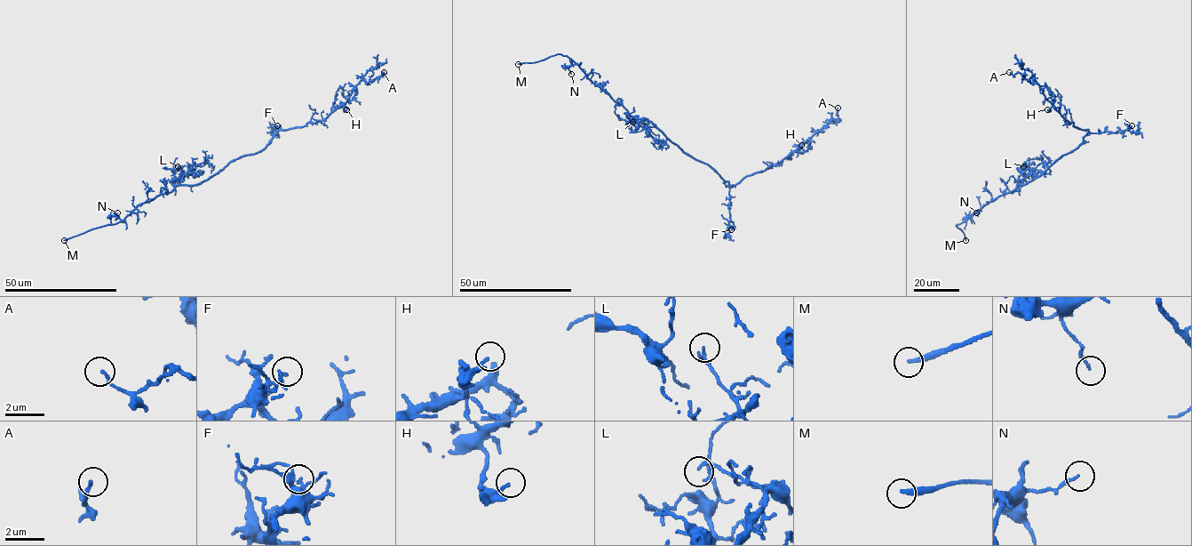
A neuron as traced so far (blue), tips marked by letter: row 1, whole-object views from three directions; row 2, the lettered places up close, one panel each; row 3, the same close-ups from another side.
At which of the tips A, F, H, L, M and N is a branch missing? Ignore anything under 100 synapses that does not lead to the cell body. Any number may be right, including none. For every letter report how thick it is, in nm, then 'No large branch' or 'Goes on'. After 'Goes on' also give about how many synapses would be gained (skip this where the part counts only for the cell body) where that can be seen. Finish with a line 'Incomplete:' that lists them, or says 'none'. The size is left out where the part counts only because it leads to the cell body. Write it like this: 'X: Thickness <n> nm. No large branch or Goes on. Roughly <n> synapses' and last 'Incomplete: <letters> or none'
A: Thickness 120 nm. No large branch
F: Thickness 220 nm. No large branch
H: Thickness 160 nm. No large branch
L: Thickness 100 nm. No large branch
M: Thickness 260 nm. Goes on
N: Thickness 130 nm. No large branch
Incomplete: M

